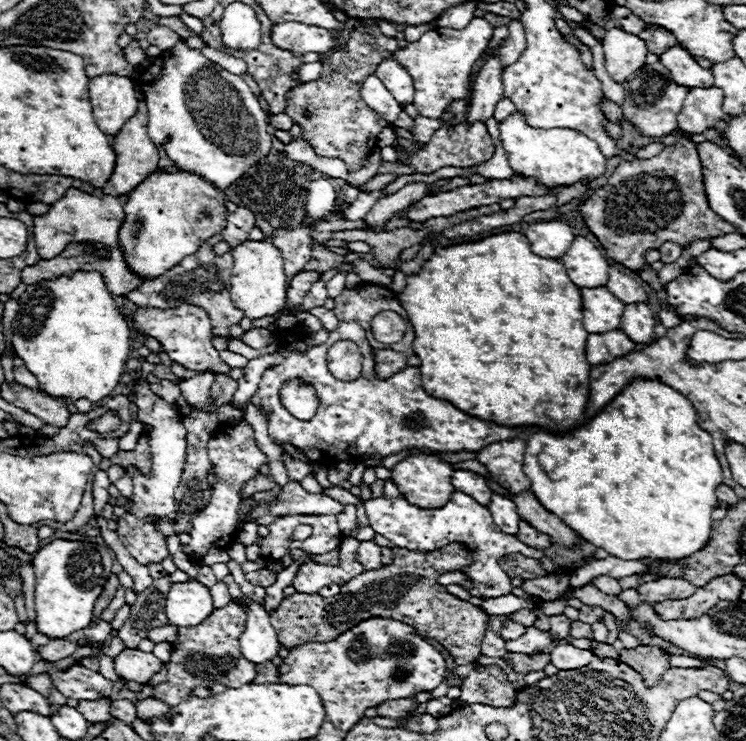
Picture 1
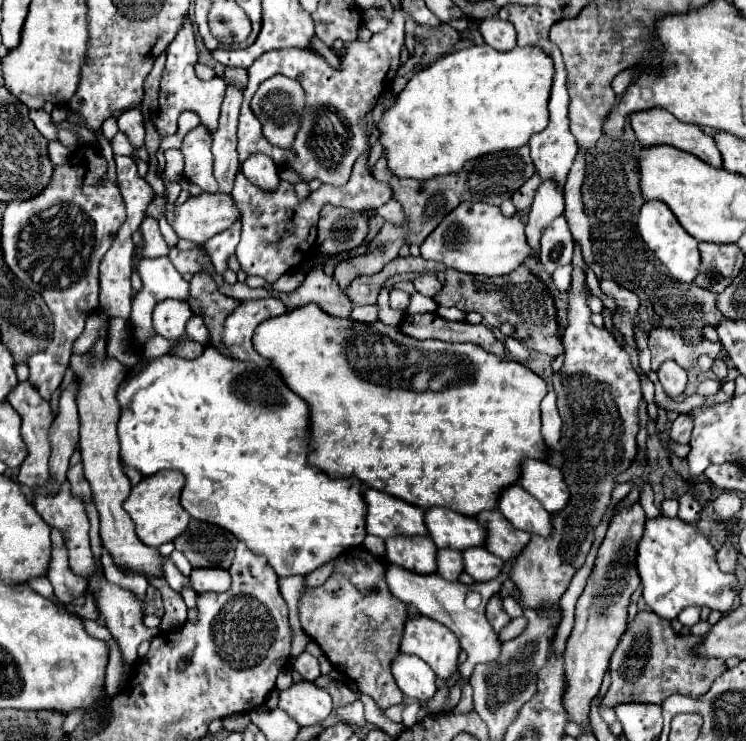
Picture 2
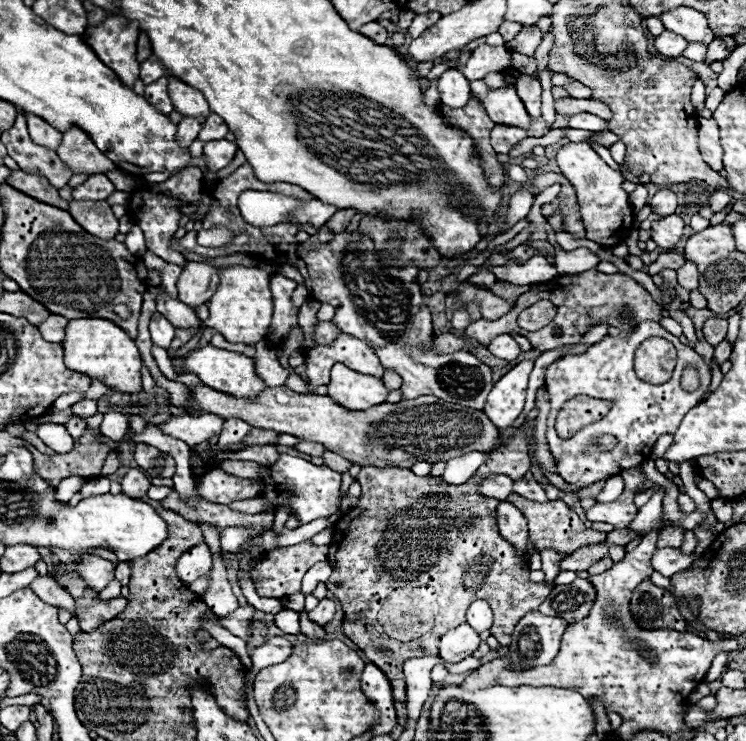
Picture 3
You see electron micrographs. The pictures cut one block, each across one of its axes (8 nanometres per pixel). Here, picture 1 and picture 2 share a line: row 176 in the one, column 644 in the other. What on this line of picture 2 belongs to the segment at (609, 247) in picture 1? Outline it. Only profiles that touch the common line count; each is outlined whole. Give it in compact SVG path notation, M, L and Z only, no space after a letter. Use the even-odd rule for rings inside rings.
M640 610L634 622L624 632L616 652L612 654L610 674L612 684L604 696L606 706L646 702L662 704L672 694L684 694L692 698L704 696L716 676L724 672L724 660L692 656L692 648L704 640L702 636L682 636L676 634L668 620L656 616L652 610Z

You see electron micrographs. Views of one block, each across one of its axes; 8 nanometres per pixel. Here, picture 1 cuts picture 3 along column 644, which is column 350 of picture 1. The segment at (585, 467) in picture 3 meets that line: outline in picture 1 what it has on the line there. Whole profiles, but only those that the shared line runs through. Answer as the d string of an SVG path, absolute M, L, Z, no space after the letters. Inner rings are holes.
M358 322L340 324L322 346L310 348L306 354L294 354L286 358L284 364L270 368L262 374L260 386L252 398L252 404L262 402L264 410L270 414L268 432L274 442L288 442L306 452L306 456L324 466L336 466L338 462L352 462L362 454L378 452L382 456L396 454L406 448L430 448L440 452L458 452L470 450L476 452L492 442L514 440L522 434L534 432L536 428L506 428L498 424L488 424L484 420L472 418L446 400L432 398L424 392L420 380L420 368L404 368L400 376L380 380L374 374L374 348L368 344L366 330ZM338 340L352 340L362 352L362 376L354 382L336 380L326 368L326 352ZM300 378L316 386L320 396L318 412L312 420L294 418L282 404L278 390L284 380Z

